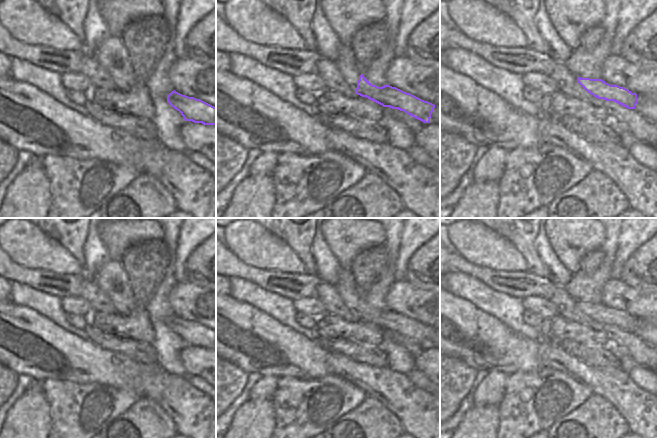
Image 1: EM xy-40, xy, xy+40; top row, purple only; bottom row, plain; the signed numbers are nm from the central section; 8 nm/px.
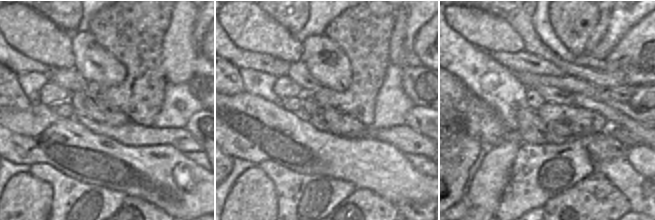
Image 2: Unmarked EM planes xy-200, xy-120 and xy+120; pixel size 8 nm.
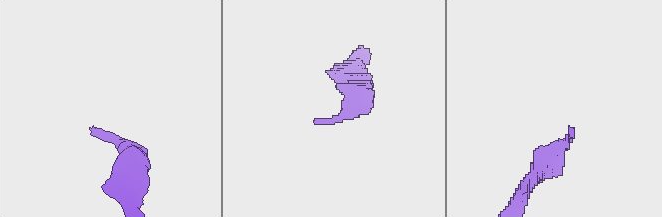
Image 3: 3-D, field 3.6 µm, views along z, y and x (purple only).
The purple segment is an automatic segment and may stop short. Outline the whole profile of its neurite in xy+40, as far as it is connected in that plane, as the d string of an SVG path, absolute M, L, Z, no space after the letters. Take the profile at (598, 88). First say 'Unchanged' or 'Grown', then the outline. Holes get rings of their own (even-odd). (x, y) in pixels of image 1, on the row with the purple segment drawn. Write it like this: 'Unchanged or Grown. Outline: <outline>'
Unchanged. Outline: M577 77L577 82L585 91L598 99L614 101L628 109L635 109L637 94L624 87L610 85L602 79Z

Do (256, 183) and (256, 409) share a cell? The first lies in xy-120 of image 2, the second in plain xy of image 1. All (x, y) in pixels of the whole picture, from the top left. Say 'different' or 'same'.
same

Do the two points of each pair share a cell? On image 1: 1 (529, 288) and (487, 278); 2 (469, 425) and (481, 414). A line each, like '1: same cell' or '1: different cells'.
1: same cell
2: same cell

